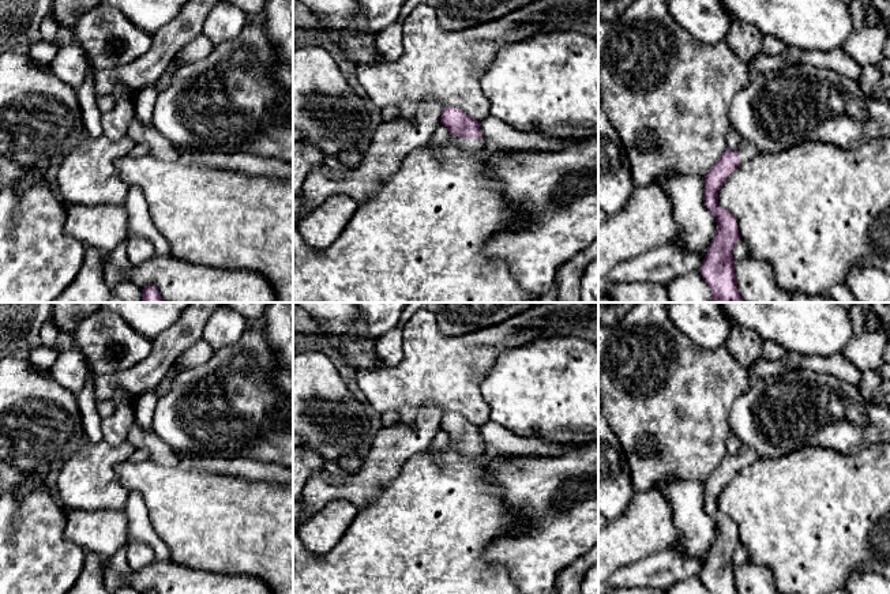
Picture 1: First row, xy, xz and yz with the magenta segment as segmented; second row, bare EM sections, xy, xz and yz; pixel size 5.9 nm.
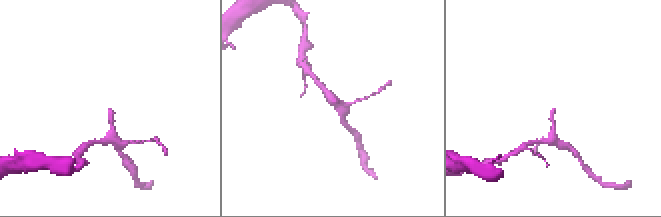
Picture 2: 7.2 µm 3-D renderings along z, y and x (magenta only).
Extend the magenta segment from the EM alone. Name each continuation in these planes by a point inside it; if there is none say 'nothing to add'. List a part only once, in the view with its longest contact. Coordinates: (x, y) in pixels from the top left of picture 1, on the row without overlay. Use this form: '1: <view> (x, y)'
1: xz (470, 450)

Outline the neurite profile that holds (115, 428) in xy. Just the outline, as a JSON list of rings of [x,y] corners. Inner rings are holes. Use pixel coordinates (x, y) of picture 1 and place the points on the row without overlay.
[[[116,390],[112,402],[114,413],[101,420],[102,441],[110,446],[127,443],[127,435],[132,426],[136,414],[139,396],[129,395],[124,390]]]

